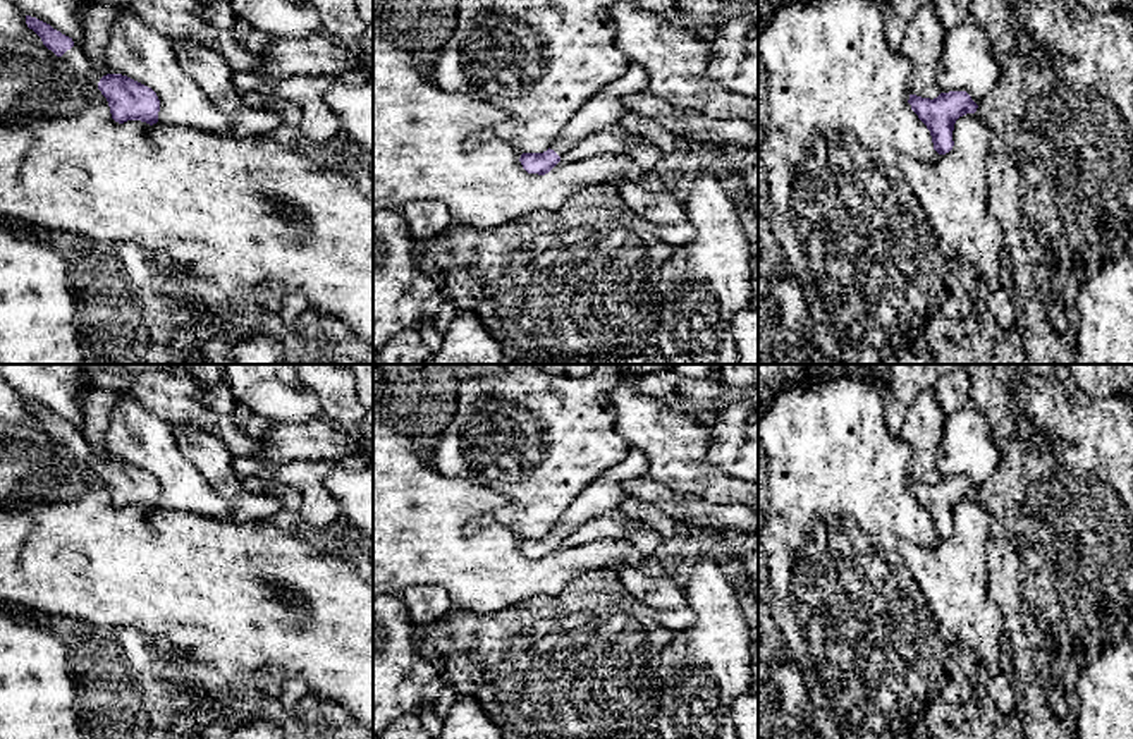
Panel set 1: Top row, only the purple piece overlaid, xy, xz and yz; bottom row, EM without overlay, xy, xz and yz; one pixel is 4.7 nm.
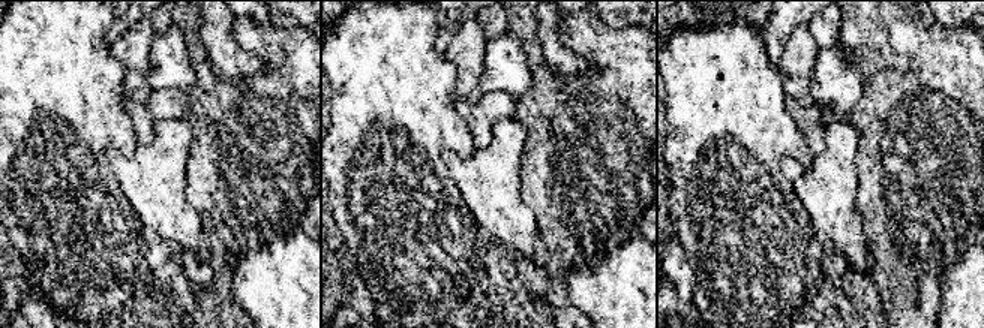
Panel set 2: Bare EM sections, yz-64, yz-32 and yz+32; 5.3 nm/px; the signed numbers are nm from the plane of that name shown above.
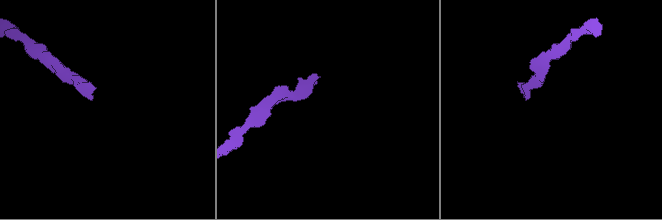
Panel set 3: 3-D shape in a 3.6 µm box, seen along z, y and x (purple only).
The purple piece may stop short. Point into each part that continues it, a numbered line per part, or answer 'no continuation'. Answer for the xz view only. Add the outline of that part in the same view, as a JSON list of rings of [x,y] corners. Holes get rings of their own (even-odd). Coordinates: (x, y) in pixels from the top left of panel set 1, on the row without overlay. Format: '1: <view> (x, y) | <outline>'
1: xz (604, 494) | [[[629,449],[624,461],[607,469],[595,481],[591,481],[579,495],[574,497],[573,504],[566,509],[559,522],[552,528],[559,541],[576,531],[583,522],[617,509],[624,500],[626,493],[622,485],[633,478],[646,476],[646,461],[638,449]]]

